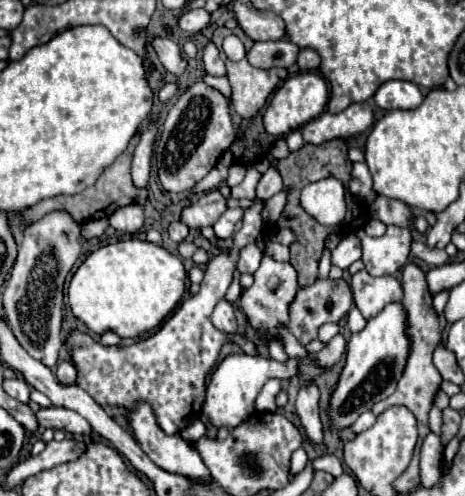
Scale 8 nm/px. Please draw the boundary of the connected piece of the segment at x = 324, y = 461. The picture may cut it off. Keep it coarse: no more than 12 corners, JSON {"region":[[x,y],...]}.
{"region":[[334,455],[314,459],[314,469],[328,471],[334,477],[343,473],[340,459]]}

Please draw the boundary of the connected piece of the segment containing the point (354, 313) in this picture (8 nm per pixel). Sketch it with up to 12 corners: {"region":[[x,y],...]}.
{"region":[[354,307],[348,313],[348,327],[352,333],[364,329],[366,319]]}

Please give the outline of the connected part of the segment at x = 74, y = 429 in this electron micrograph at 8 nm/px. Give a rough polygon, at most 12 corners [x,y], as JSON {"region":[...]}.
{"region":[[62,407],[38,409],[40,427],[94,437],[90,423]]}

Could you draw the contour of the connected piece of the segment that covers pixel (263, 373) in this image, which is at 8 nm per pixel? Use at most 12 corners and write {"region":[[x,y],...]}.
{"region":[[244,353],[224,357],[208,383],[204,413],[238,427],[270,377],[294,377],[286,363]]}

